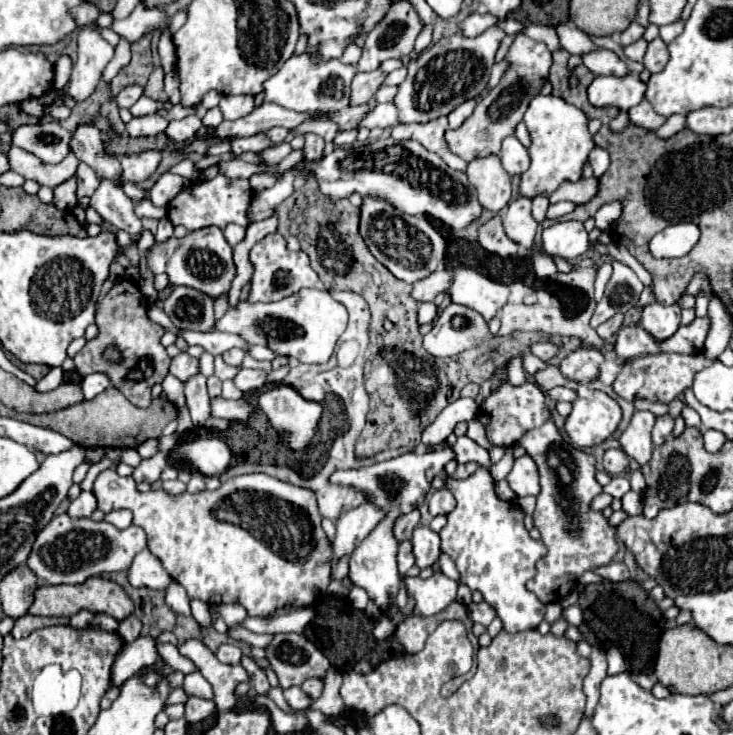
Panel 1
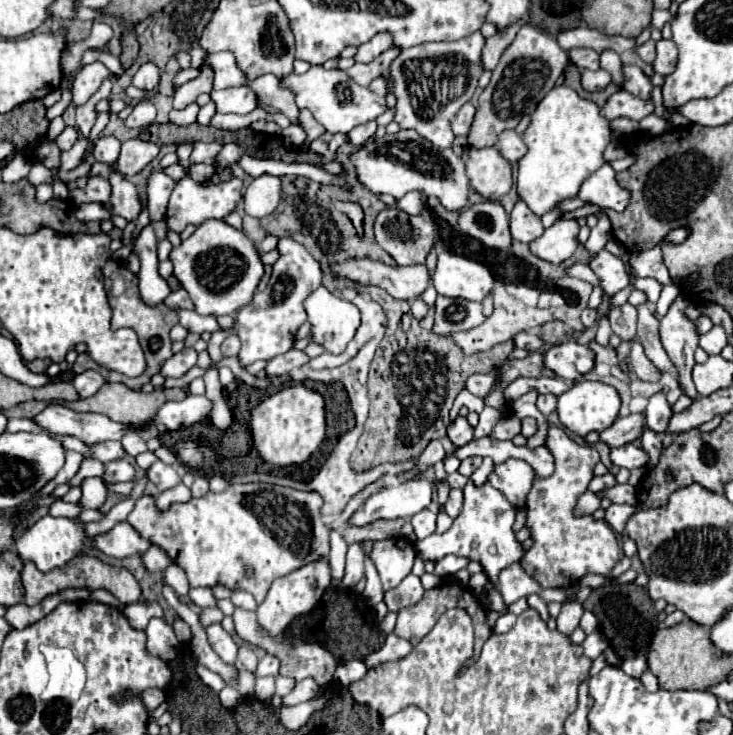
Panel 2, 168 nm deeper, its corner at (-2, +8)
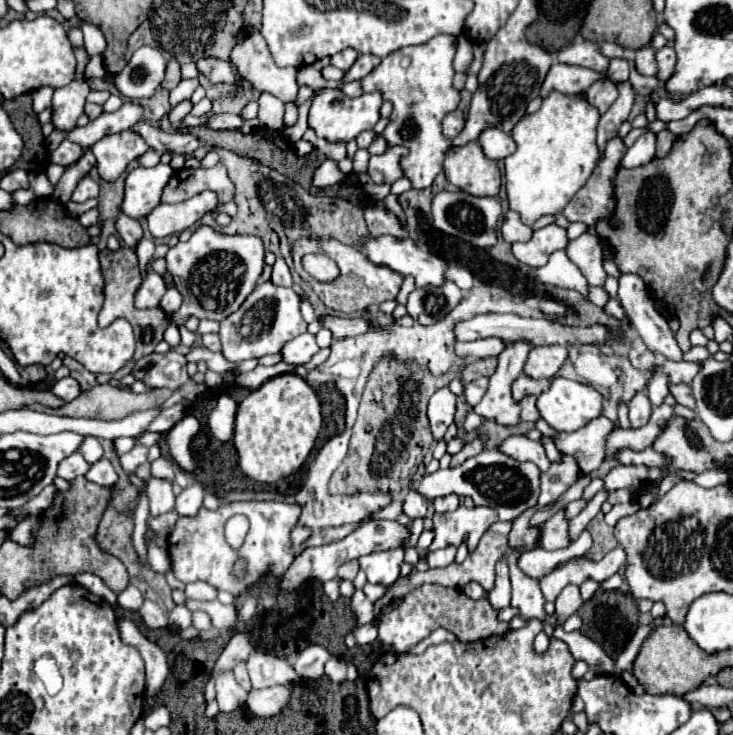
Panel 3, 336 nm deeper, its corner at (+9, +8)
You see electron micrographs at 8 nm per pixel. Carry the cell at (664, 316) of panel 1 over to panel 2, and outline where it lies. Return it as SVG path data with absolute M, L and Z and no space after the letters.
M681 292L675 302L669 306L669 312L659 320L659 334L665 352L671 362L679 368L679 384L689 398L697 398L695 384L691 380L691 368L695 366L693 352L699 346L699 334L693 322L685 316L685 308L689 306L689 298Z

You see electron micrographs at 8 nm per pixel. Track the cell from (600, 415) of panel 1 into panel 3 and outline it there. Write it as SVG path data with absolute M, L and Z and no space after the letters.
M556 376L550 388L538 396L536 408L554 430L574 432L600 416L602 396L592 386Z

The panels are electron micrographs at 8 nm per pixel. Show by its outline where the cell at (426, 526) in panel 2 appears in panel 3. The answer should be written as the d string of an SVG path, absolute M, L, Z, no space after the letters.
M410 488L408 496L406 496L406 500L404 500L404 512L406 512L412 520L416 520L416 518L424 518L426 510L428 510L428 498L420 496L420 492L416 492L414 488Z

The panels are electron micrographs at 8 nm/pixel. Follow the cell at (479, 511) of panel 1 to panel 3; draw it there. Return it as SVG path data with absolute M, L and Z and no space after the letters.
M460 506L454 512L434 514L434 542L430 550L444 546L460 546L464 536L468 536L468 550L474 550L482 534L498 520L496 510L486 506L476 506L472 510Z

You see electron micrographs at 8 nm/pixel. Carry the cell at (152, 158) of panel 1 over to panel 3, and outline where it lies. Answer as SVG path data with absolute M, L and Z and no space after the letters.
M132 130L108 134L92 146L92 152L96 156L96 168L100 176L108 182L116 180L126 170L128 162L132 162L146 150L148 146L142 136Z

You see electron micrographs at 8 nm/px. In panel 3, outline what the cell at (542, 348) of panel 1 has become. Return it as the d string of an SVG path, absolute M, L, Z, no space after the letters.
M482 338L474 342L456 342L456 356L462 360L478 360L486 356L498 356L504 350L500 338Z

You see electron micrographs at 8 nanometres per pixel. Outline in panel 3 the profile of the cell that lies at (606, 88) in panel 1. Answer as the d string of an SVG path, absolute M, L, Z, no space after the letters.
M554 62L552 68L546 74L546 80L542 84L540 96L546 98L552 90L556 90L560 94L566 94L566 96L576 96L576 94L584 92L592 82L596 82L600 78L602 78L602 74L598 74L594 70Z

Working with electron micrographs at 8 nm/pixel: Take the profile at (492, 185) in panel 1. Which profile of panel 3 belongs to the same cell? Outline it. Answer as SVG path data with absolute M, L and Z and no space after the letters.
M476 140L446 152L444 174L448 182L472 196L496 196L502 184L496 162L484 156Z

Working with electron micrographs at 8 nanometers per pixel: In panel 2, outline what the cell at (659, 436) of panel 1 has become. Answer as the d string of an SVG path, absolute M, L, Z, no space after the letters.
M655 394L649 398L647 410L645 410L645 424L657 434L663 434L667 430L667 424L673 416L671 404L667 402L665 394Z

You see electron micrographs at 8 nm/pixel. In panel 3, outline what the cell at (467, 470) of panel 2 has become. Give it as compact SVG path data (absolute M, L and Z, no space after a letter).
M476 438L476 440L472 440L470 444L466 444L456 456L452 456L450 466L460 466L464 460L468 460L468 458L476 456L478 452L482 452L482 444L484 444L484 438Z

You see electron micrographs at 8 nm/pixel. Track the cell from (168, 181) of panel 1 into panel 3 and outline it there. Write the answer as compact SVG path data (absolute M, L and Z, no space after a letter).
M158 164L154 168L138 166L126 176L124 200L120 204L120 212L130 218L148 216L158 204L164 186L172 176L172 168L168 164Z

